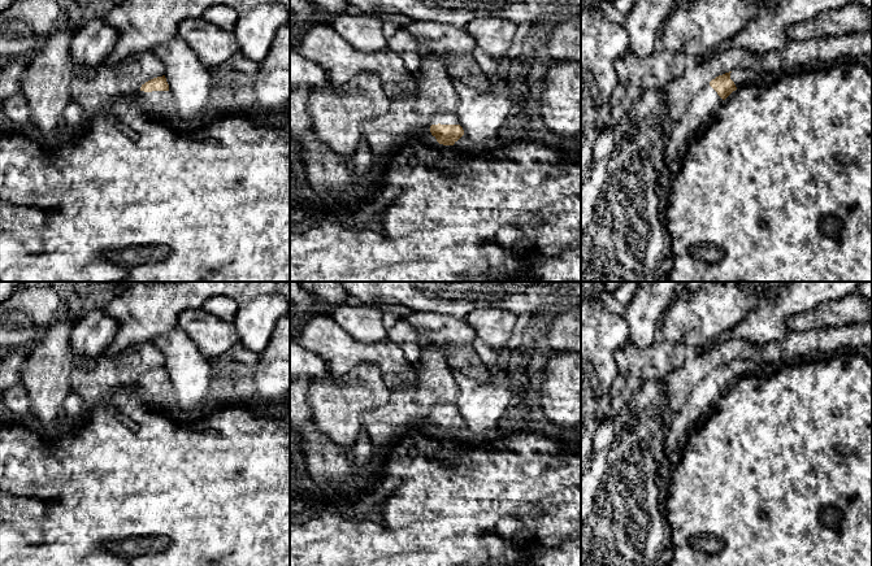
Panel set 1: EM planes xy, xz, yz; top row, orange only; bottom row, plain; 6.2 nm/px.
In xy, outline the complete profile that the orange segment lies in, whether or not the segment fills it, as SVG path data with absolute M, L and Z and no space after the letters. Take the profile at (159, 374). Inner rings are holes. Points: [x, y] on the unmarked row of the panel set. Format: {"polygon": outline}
{"polygon": "M165 366L153 369L142 375L134 391L143 401L153 406L162 406L166 402L173 404L175 400L175 392L169 383Z"}

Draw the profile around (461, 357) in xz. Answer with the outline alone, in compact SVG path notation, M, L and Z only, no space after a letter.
M413 310L403 319L415 328L418 341L443 353L450 351L446 360L452 371L477 382L489 379L491 370L470 345L476 332L465 318Z

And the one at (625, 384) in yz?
M664 340L642 349L628 341L613 357L619 373L612 384L611 406L604 418L620 419L645 382L659 382L682 366L686 345Z

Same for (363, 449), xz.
M361 427L356 443L352 448L353 450L353 461L357 474L357 480L363 480L366 478L368 466L376 454L372 440L364 427Z

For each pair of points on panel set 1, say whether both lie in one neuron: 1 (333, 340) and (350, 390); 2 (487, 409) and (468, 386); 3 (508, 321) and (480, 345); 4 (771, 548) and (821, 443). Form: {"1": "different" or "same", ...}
{"1": "different", "2": "same", "3": "different", "4": "same"}

